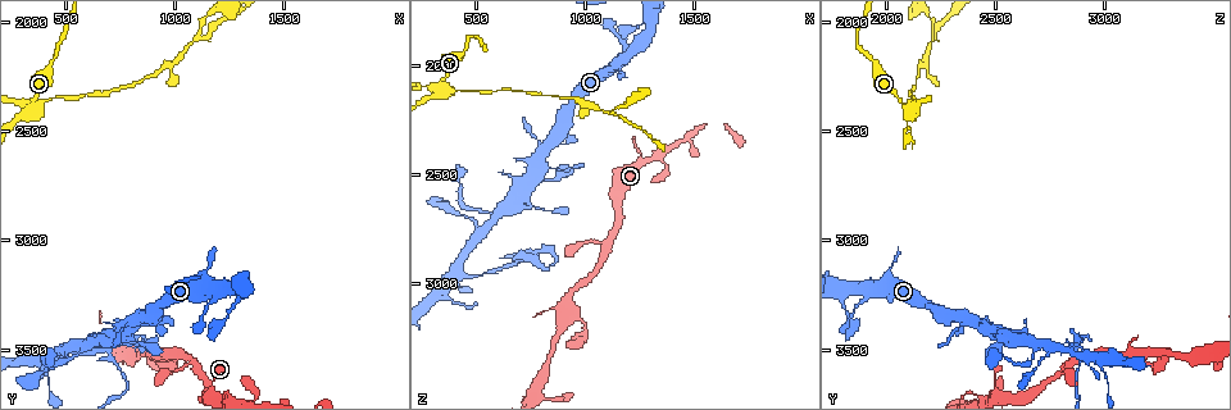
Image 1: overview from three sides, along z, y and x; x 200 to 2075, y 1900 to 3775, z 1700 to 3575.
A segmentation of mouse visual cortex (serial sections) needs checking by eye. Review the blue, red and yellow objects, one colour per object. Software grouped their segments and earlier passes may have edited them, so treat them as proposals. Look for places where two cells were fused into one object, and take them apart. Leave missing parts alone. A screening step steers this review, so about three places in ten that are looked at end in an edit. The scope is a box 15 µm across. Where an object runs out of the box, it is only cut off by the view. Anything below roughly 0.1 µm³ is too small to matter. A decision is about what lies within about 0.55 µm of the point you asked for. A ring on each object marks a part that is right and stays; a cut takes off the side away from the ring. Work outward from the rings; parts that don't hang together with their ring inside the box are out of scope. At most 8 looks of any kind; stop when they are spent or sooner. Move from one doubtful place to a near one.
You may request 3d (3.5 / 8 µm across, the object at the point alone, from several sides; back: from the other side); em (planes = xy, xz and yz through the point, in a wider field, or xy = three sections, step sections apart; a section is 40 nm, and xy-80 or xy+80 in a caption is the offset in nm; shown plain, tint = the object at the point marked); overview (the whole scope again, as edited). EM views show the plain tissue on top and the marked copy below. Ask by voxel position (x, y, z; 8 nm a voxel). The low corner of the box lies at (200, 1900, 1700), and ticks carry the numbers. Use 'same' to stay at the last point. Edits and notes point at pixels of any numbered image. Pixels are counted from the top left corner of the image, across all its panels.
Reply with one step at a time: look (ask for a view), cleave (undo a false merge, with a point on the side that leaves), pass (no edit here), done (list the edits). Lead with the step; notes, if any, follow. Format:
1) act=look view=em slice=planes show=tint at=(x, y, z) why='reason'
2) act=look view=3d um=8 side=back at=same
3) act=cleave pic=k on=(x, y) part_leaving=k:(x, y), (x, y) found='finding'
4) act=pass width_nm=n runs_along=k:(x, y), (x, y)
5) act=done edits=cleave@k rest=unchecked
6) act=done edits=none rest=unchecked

act=look view=3d um=3.5 at=(1240, 3690, 2380) why='sharp bend'

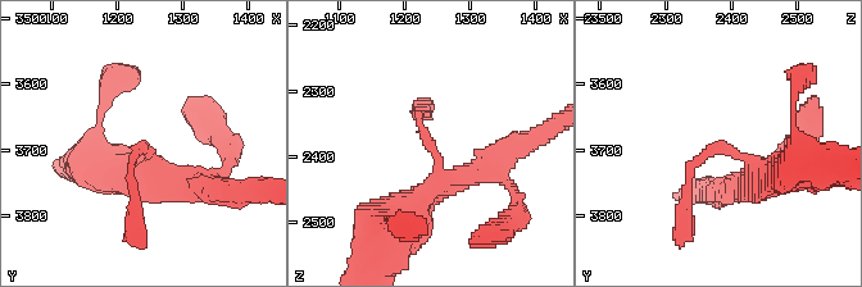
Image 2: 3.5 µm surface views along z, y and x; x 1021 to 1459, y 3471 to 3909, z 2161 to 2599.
act=look view=em slice=xy step=2 show=tint at=(1245, 3695, 2385) arm_widths_nm=100,400 why='need the tissue'

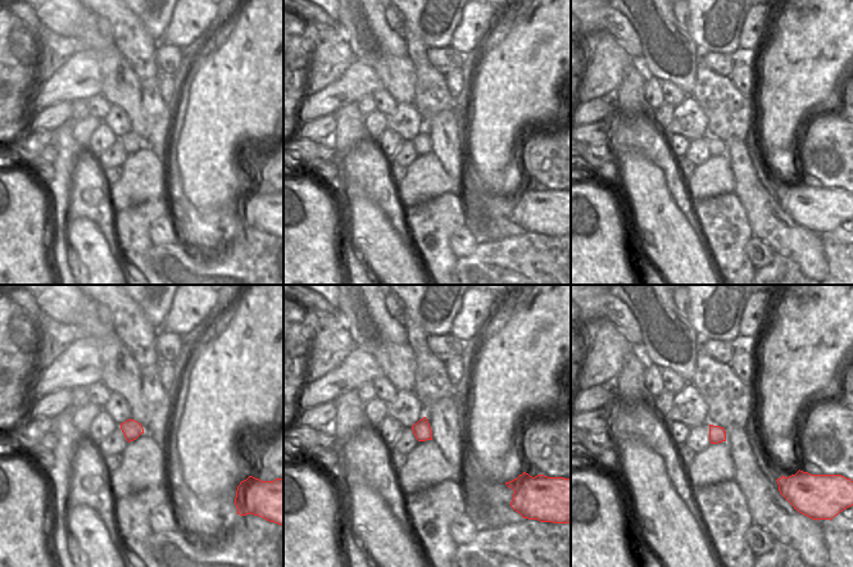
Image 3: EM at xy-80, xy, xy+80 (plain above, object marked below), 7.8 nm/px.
act=pass found='continuous, no second cell'

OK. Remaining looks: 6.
act=look view=em slice=xy step=3 show=tint at=(1100, 3570, 2820) why='branch point'

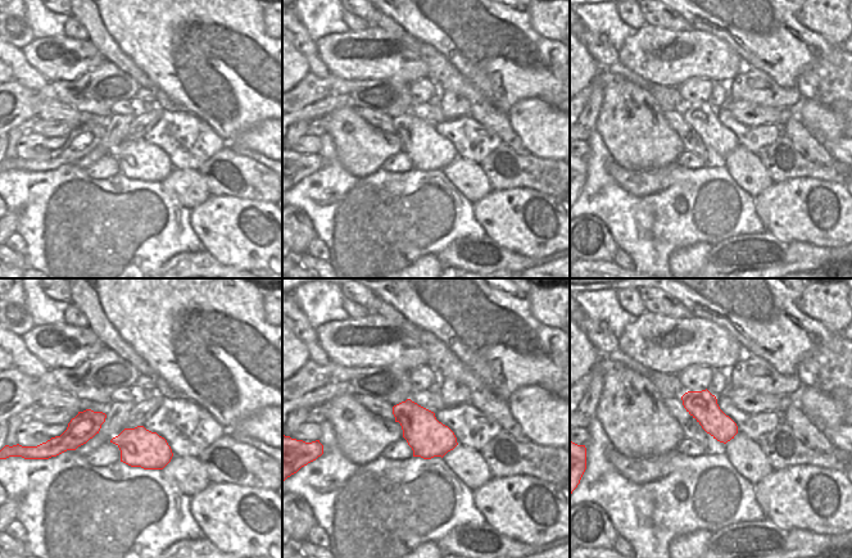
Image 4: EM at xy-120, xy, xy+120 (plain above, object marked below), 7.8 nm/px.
act=look view=3d um=3.5 at=same why='wider look'

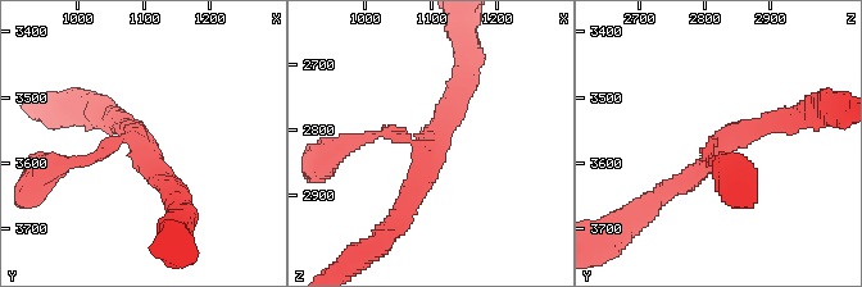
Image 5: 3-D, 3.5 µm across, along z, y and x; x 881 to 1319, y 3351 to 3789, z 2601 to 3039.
act=pass arms=3 runs_along=5:(661, 195), (743, 132), (789, 121) found='continuous, no second cell'

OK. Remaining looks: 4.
act=look view=3d um=8 at=(610, 3470, 2690) why='narrows sharply'

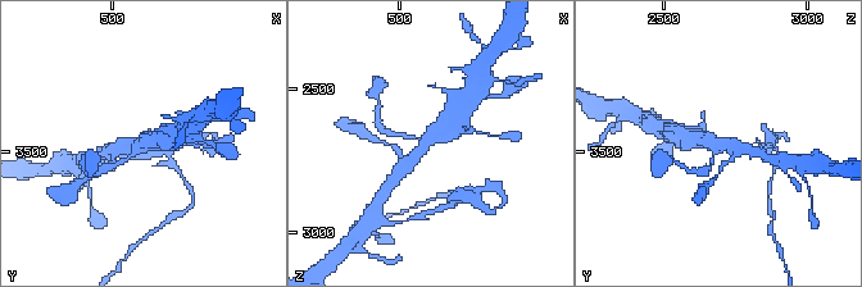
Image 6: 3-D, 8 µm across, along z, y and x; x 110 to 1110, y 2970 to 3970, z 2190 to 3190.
act=look view=em slice=xy step=3 show=tint at=(600, 3480, 2690)

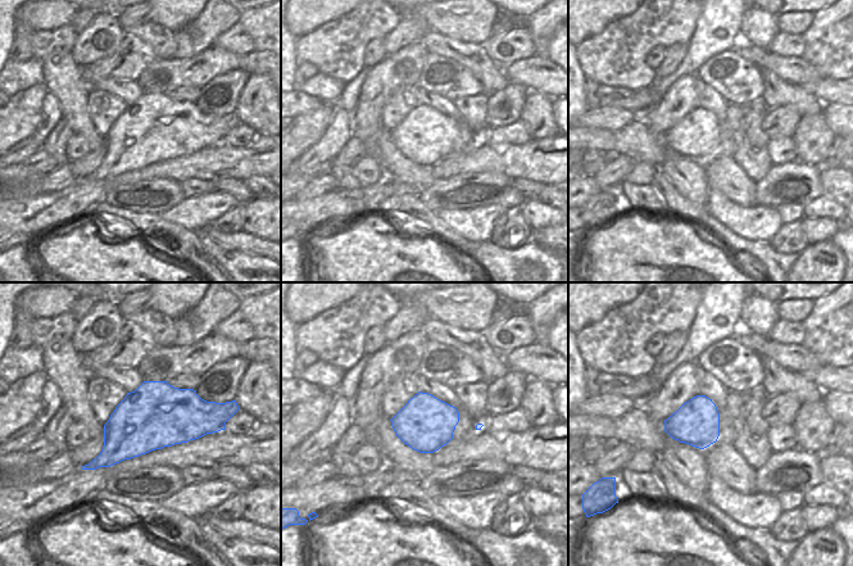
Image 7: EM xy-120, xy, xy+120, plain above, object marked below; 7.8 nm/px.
act=pass arm_widths_nm=100,400,600 found='one cell here'

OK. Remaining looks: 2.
act=done edits=none rest=unchecked

